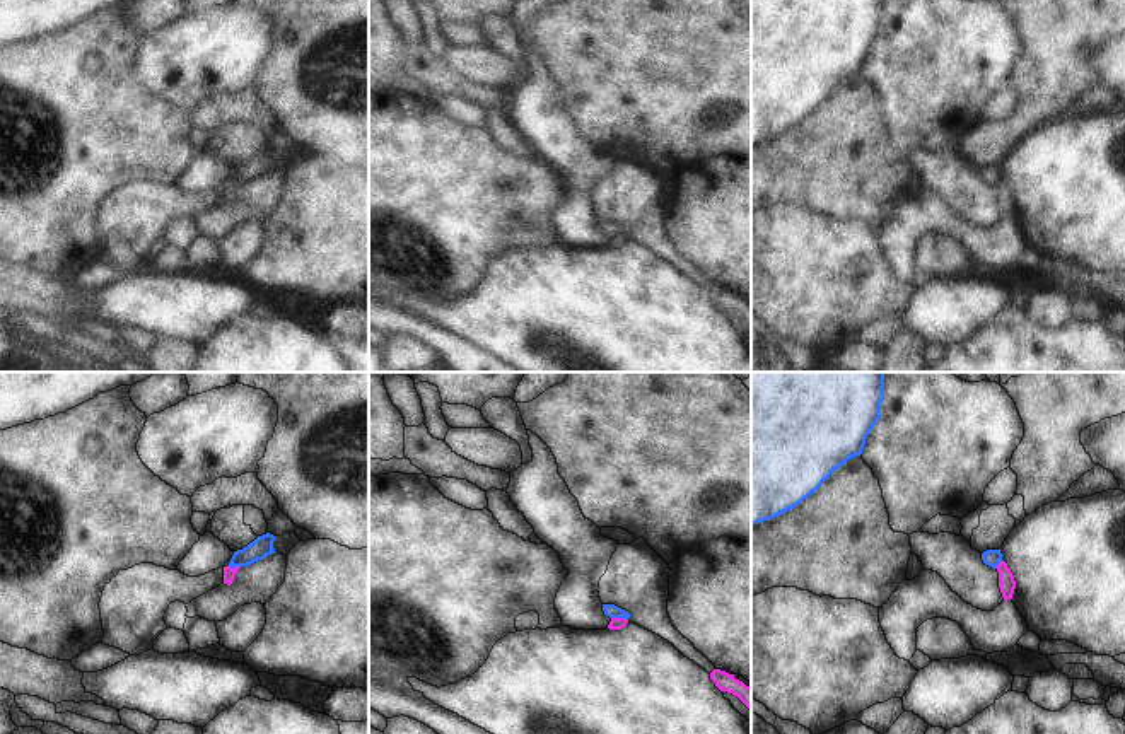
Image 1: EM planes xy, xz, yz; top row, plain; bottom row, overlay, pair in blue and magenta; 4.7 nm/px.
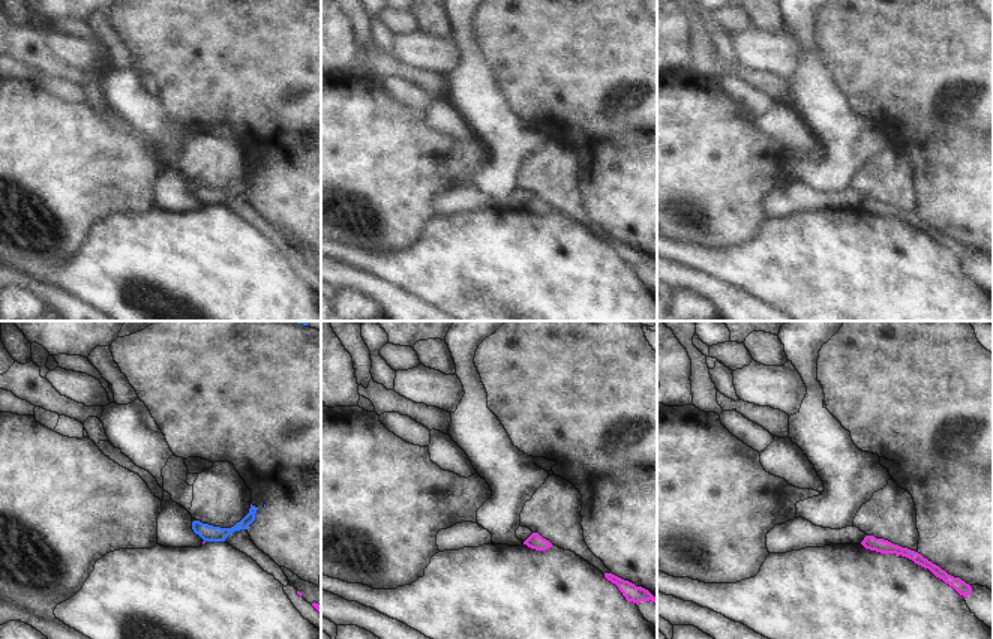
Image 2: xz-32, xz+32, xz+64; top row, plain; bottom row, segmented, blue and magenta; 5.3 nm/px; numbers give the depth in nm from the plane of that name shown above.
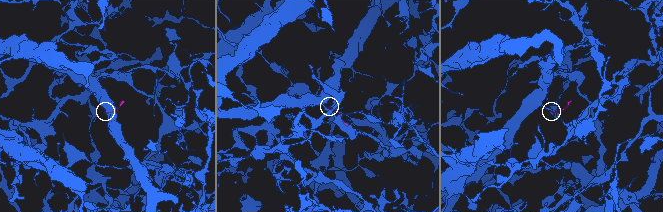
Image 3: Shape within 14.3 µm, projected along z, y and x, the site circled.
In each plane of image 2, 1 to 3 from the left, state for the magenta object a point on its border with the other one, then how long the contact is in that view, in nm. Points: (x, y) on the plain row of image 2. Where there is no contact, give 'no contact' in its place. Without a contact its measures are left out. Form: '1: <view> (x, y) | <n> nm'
1: no contact
2: no contact
3: no contact

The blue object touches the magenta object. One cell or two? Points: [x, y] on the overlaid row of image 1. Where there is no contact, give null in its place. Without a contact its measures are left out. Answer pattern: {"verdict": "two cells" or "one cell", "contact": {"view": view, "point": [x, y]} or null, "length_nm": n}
{"verdict": "two cells", "contact": {"view": "xz", "point": [620, 617]}, "length_nm": 80}

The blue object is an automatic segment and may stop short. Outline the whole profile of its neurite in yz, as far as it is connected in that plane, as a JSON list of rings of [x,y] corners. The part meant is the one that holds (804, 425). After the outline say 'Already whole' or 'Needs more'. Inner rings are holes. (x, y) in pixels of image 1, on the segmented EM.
[[[751,372],[751,524],[794,509],[835,469],[860,456],[883,399],[884,372]]]. Already whole

